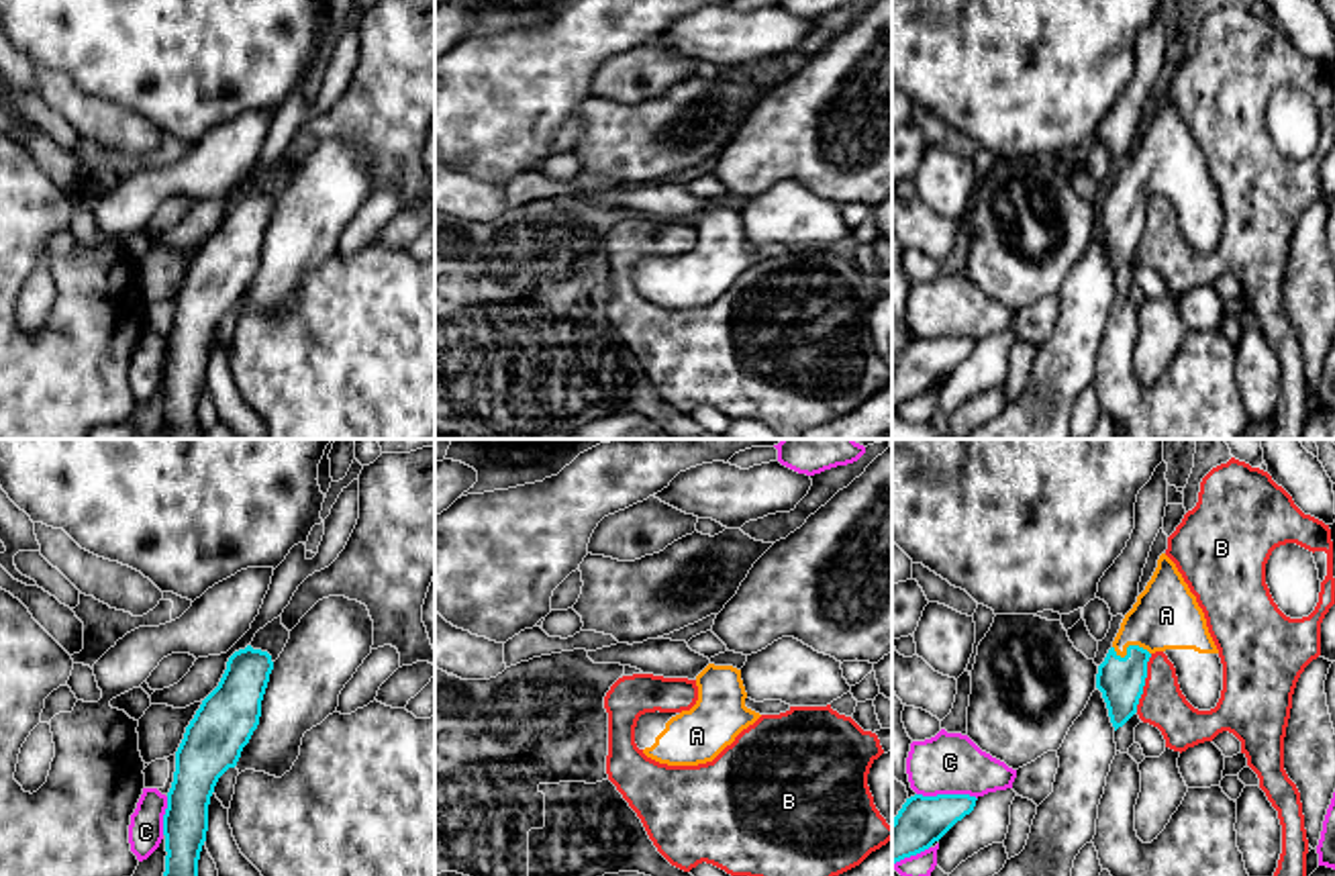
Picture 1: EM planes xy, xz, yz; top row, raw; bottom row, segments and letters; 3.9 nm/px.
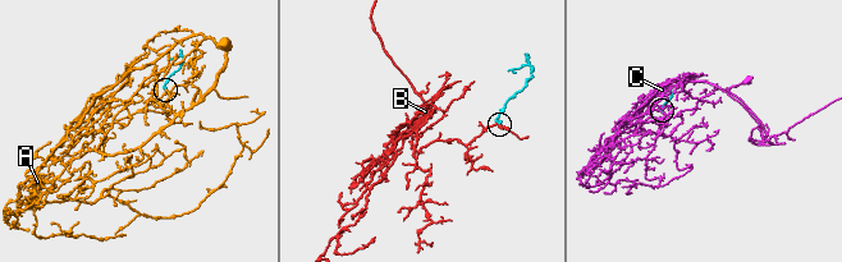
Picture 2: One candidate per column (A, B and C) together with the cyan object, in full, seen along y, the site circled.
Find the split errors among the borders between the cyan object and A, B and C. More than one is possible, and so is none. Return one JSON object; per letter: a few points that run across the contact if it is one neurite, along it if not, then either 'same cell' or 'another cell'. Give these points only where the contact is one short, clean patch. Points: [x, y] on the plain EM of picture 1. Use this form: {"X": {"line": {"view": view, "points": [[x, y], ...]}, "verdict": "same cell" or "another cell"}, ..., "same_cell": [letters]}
{"A": {"line": {"view": "yz", "points": [[1121, 223], [1129, 188], [1166, 158]]}, "verdict": "same cell"}, "B": {"line": {"view": "yz", "points": [[1152, 197], [1135, 254]]}, "verdict": "another cell"}, "C": {"verdict": "another cell"}, "same_cell": ["A"]}

